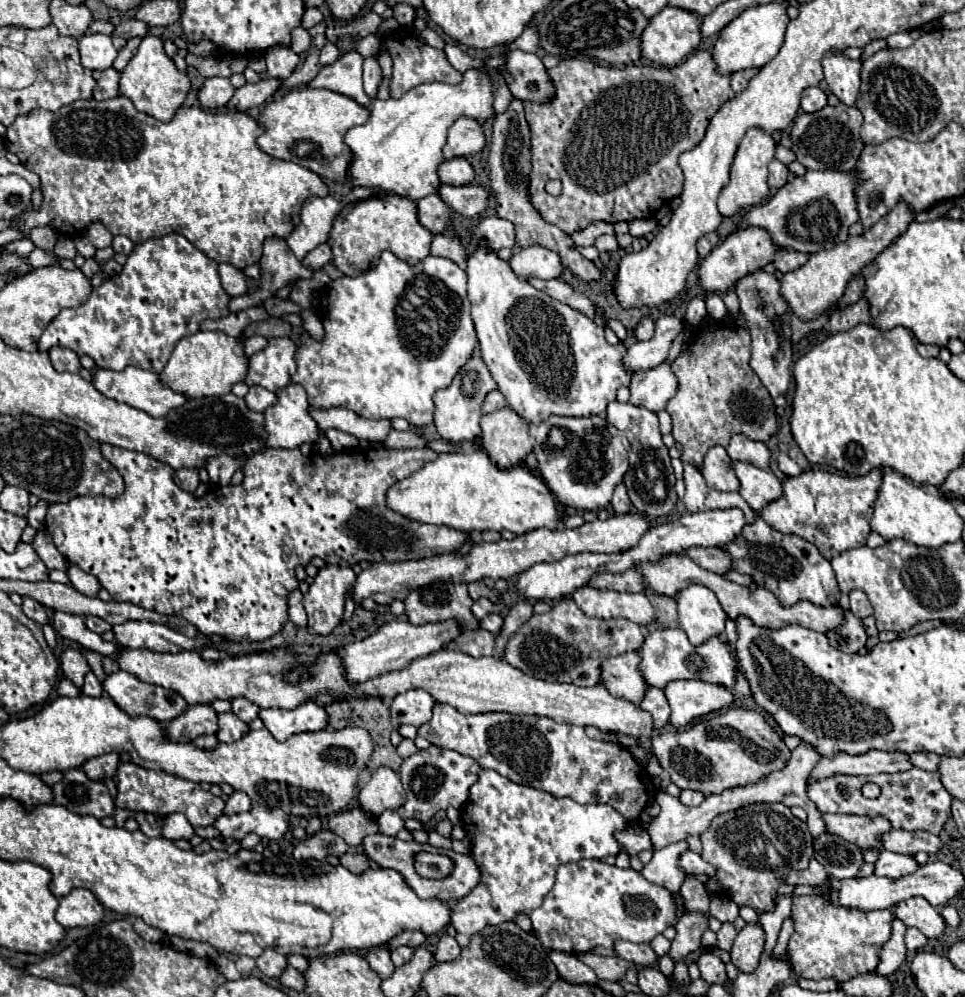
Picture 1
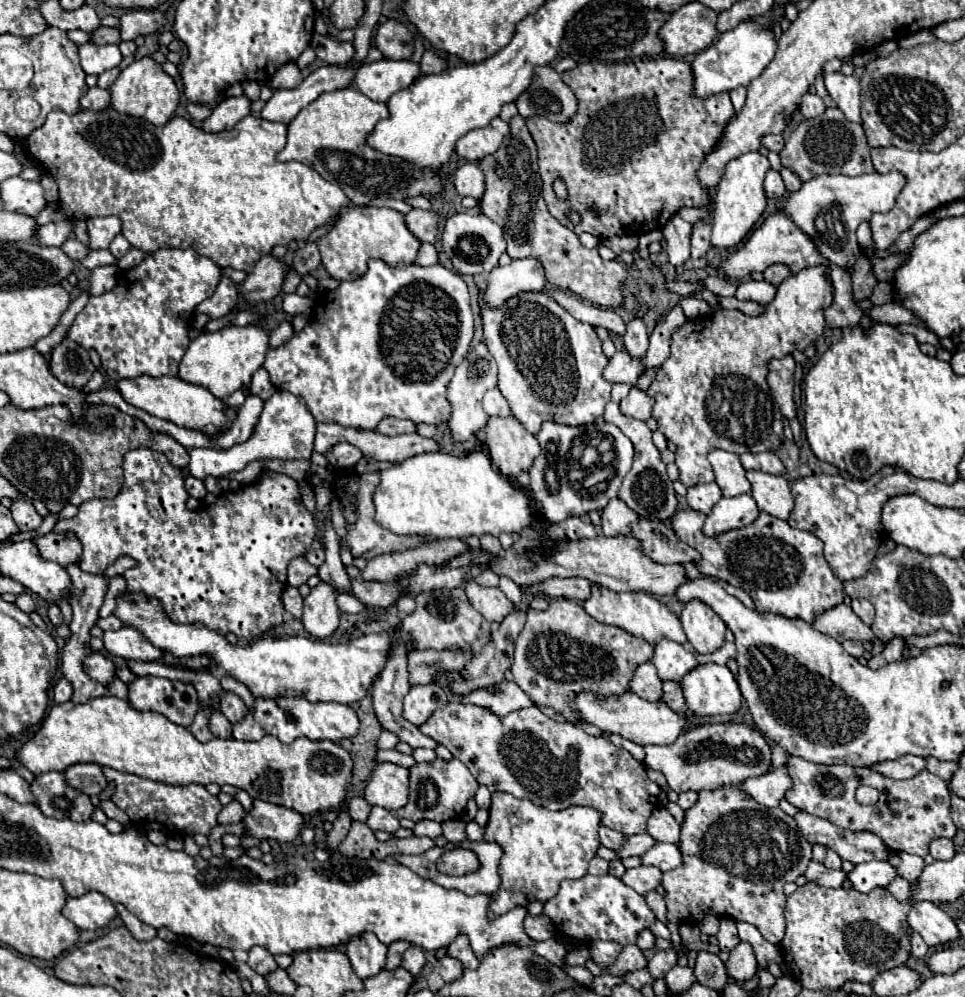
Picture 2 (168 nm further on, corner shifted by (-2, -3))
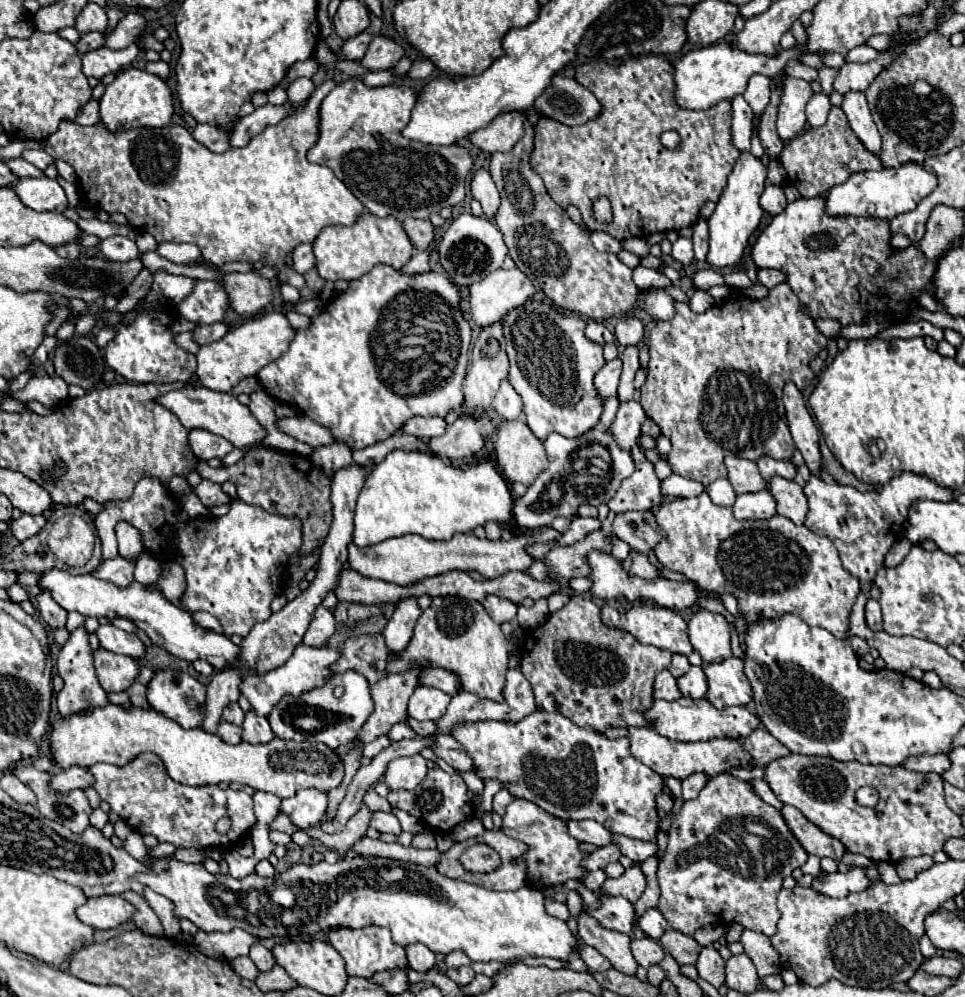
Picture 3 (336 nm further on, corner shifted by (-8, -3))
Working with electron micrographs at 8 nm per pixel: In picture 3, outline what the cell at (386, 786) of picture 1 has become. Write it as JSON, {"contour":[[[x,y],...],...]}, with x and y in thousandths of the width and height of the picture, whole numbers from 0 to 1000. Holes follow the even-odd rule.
{"contour":[[[436,757],[428,759],[411,759],[403,765],[401,775],[397,777],[397,785],[403,793],[426,793],[430,791],[442,777],[442,761]]]}

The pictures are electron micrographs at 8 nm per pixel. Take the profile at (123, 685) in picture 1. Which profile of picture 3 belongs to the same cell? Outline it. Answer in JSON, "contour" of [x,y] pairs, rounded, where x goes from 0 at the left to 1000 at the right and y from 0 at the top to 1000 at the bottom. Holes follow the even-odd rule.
{"contour":[[[163,673],[152,687],[152,703],[190,731],[200,731],[210,723],[212,687],[188,673]]]}

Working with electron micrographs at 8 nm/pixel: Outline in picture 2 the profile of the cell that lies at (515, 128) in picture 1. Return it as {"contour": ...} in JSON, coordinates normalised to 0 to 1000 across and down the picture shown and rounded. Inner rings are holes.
{"contour":[[[536,115],[530,119],[527,127],[530,133],[523,137],[517,151],[496,161],[505,184],[505,192],[498,200],[498,214],[519,226],[525,238],[525,256],[530,260],[554,258],[563,262],[567,284],[571,284],[575,290],[592,292],[612,306],[641,308],[646,304],[644,286],[650,280],[650,272],[639,262],[625,262],[619,248],[606,250],[592,230],[583,228],[579,222],[575,222],[575,218],[571,218],[561,196],[556,149],[544,119]]]}

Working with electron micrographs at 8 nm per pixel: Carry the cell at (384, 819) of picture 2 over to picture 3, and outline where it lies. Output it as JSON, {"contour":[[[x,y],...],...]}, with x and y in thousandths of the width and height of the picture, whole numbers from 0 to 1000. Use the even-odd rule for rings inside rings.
{"contour":[[[397,813],[387,815],[384,817],[384,829],[395,834],[395,836],[409,836],[409,838],[416,836],[416,827],[407,815],[397,815]]]}

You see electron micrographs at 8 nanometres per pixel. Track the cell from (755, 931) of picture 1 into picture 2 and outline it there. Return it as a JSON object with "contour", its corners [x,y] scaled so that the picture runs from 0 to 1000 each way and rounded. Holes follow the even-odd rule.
{"contour":[[[766,946],[755,956],[753,978],[762,984],[776,984],[776,982],[780,982],[782,974],[784,974],[784,964],[782,964],[778,948],[776,946]]]}

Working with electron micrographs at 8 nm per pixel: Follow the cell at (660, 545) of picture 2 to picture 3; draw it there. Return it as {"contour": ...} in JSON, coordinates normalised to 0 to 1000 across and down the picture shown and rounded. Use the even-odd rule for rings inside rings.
{"contour":[[[675,513],[644,515],[635,523],[635,535],[648,543],[654,553],[673,557],[689,541],[689,533],[683,529]]]}

